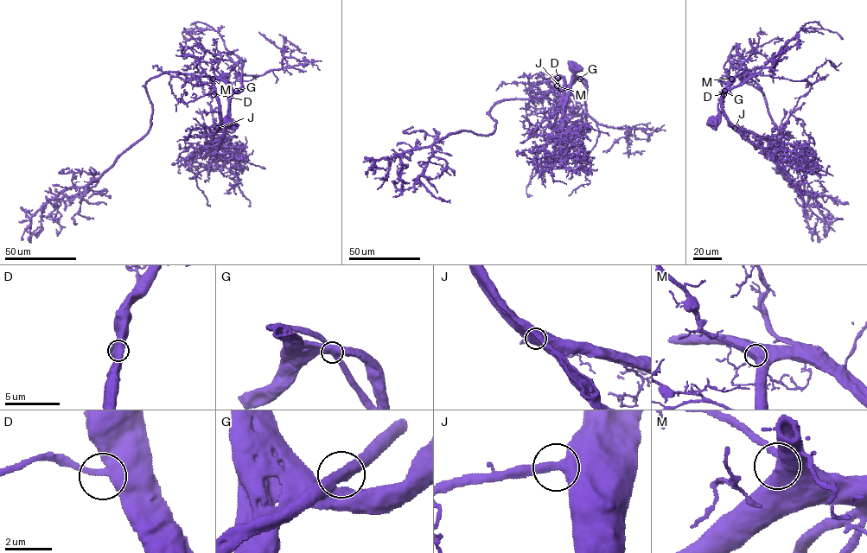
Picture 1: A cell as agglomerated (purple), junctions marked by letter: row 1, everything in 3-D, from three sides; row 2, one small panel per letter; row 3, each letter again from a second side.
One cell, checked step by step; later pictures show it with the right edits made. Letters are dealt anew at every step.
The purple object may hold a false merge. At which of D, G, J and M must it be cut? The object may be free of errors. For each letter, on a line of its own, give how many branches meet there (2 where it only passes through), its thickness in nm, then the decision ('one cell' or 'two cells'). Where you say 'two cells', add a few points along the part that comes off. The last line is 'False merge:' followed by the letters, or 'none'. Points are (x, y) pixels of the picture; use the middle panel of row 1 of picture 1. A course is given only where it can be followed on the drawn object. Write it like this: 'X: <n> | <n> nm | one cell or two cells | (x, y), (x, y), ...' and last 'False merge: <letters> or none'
D: 2 | 500 nm | one cell
G: 2 | 440 nm | one cell
J: 2 | 550 nm | one cell
M: 2 | 600 nm | one cell
False merge: none

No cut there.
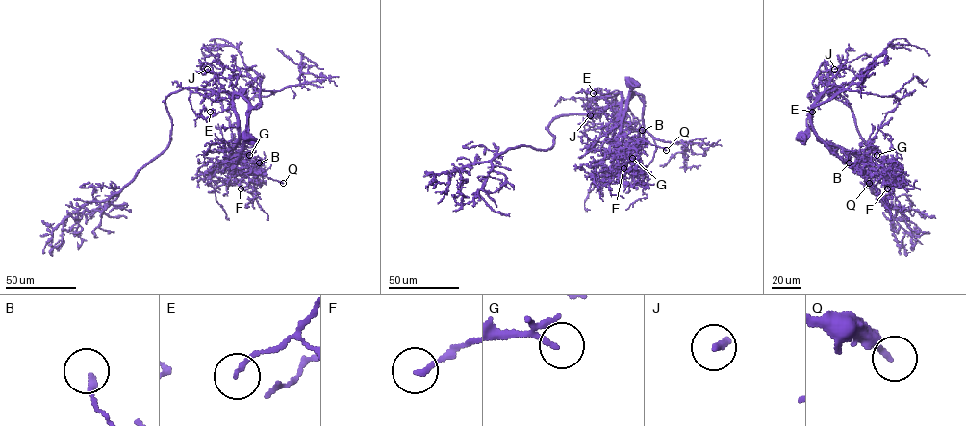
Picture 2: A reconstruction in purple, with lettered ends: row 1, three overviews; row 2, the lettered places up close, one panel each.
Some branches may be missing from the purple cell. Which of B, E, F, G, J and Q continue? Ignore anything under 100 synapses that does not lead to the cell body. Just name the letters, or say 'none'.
none

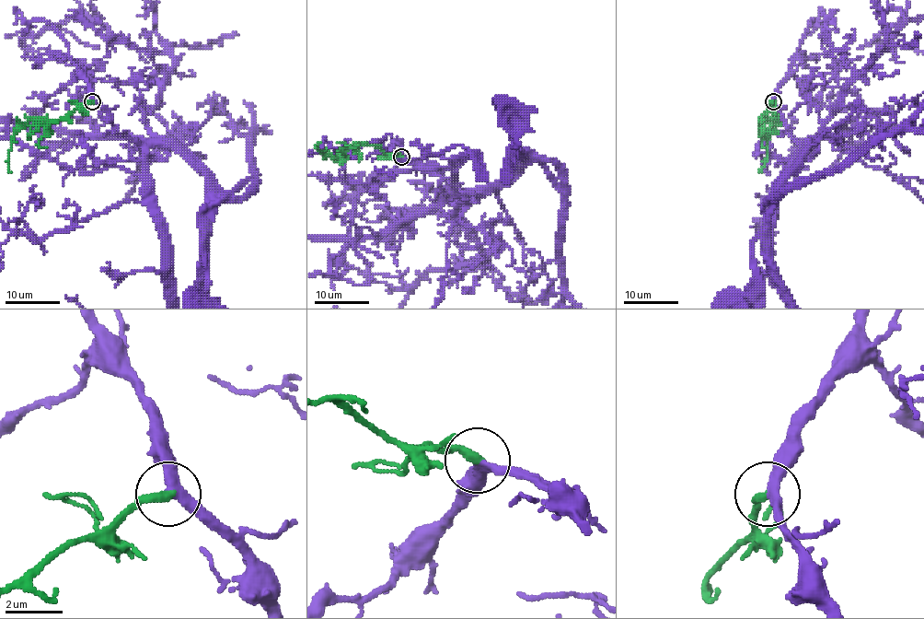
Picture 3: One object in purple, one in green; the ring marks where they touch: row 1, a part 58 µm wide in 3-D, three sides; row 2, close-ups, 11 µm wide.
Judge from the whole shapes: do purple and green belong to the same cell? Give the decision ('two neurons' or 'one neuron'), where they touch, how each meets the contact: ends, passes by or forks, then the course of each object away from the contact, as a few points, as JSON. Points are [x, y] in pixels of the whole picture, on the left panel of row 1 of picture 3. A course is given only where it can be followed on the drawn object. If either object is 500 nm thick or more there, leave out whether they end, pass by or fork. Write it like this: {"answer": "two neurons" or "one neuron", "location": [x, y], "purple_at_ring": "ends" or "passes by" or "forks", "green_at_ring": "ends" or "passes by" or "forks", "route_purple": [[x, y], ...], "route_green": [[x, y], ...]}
{"answer": "one neuron", "location": [92, 101], "purple_at_ring": "passes by", "green_at_ring": "ends", "route_purple": [[93, 101], [103, 110], [117, 132], [144, 145], [167, 145], [180, 150], [205, 175]], "route_green": [[93, 101], [85, 102], [63, 118], [29, 119], [13, 135], [7, 155], [10, 172]]}

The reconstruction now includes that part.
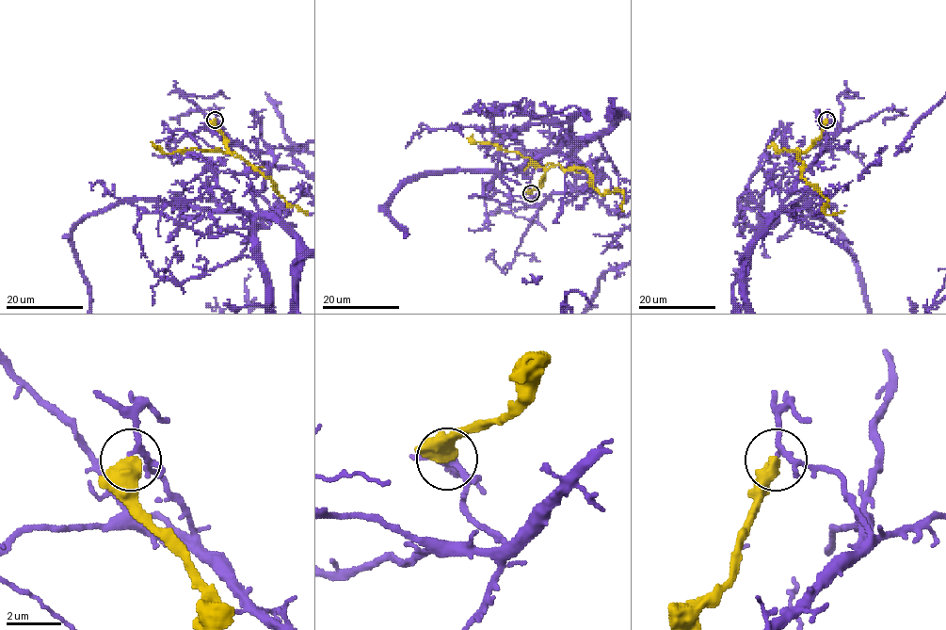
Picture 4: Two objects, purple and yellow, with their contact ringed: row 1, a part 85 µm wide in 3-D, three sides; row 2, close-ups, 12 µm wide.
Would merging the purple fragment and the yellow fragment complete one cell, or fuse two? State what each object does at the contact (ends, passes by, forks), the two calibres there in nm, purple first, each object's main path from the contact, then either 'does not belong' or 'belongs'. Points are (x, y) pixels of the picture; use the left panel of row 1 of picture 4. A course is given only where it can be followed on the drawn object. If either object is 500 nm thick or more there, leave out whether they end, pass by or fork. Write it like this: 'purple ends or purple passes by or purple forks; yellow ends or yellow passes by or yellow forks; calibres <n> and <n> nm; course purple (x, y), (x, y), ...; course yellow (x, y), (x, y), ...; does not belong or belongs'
calibres 180 and 600 nm; course purple (214, 120), (236, 143), (274, 157), (254, 202), (269, 212), (296, 241); course yellow (214, 120), (225, 146), (274, 183), (274, 188), (289, 204), (296, 205), (307, 215), (307, 210); does not belong

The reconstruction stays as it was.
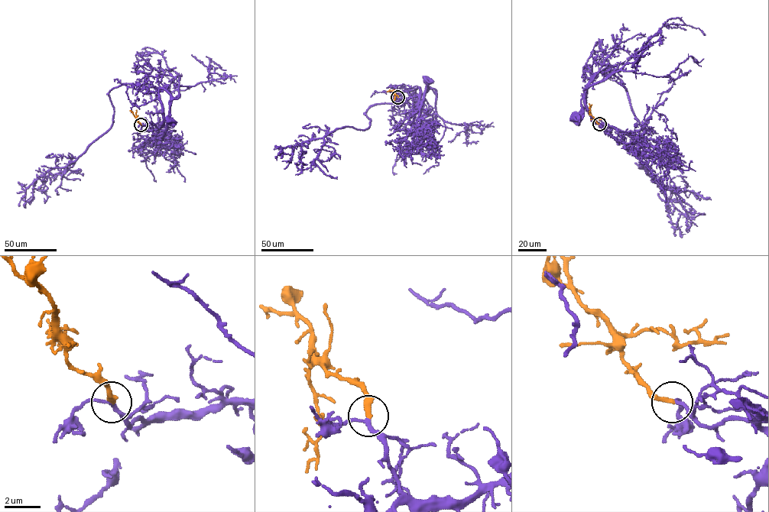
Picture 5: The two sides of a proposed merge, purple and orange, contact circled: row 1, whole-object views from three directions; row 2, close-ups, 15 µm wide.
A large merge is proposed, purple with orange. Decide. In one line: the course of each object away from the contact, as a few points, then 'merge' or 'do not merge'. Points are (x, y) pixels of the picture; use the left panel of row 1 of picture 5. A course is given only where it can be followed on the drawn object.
course purple (141, 124), (162, 123), (160, 89), (165, 89), (170, 95), (170, 121); course orange (141, 124), (130, 111); merge

